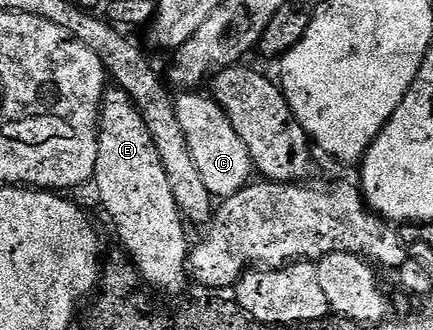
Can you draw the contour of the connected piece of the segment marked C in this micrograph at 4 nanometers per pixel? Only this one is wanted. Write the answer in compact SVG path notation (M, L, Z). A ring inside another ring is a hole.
M182 92L175 97L174 113L179 119L180 128L188 141L189 153L196 163L204 186L208 186L211 197L225 198L236 194L241 188L251 183L250 172L255 166L250 160L248 146L232 130L232 122L224 114L224 110L213 98L198 95L198 92Z

